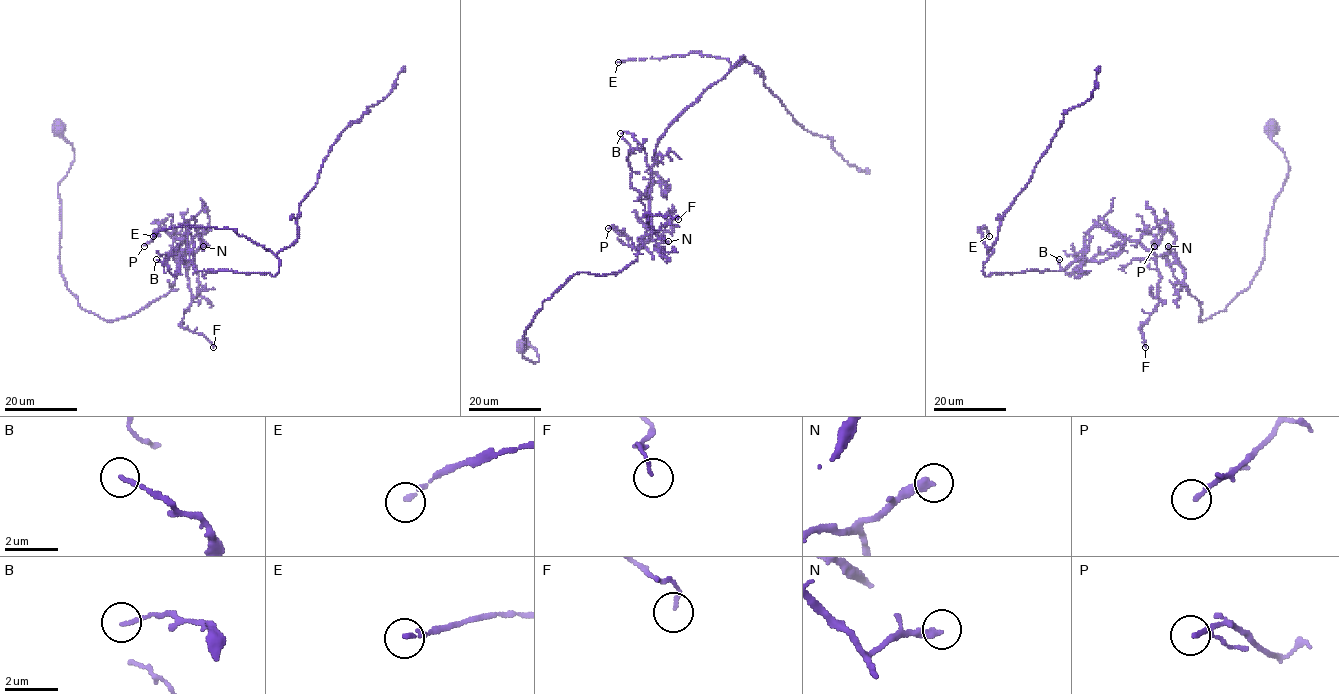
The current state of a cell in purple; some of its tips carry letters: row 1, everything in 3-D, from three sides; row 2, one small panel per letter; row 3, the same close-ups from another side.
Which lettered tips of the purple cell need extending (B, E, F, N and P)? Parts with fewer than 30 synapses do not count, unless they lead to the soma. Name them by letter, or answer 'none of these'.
E, N

